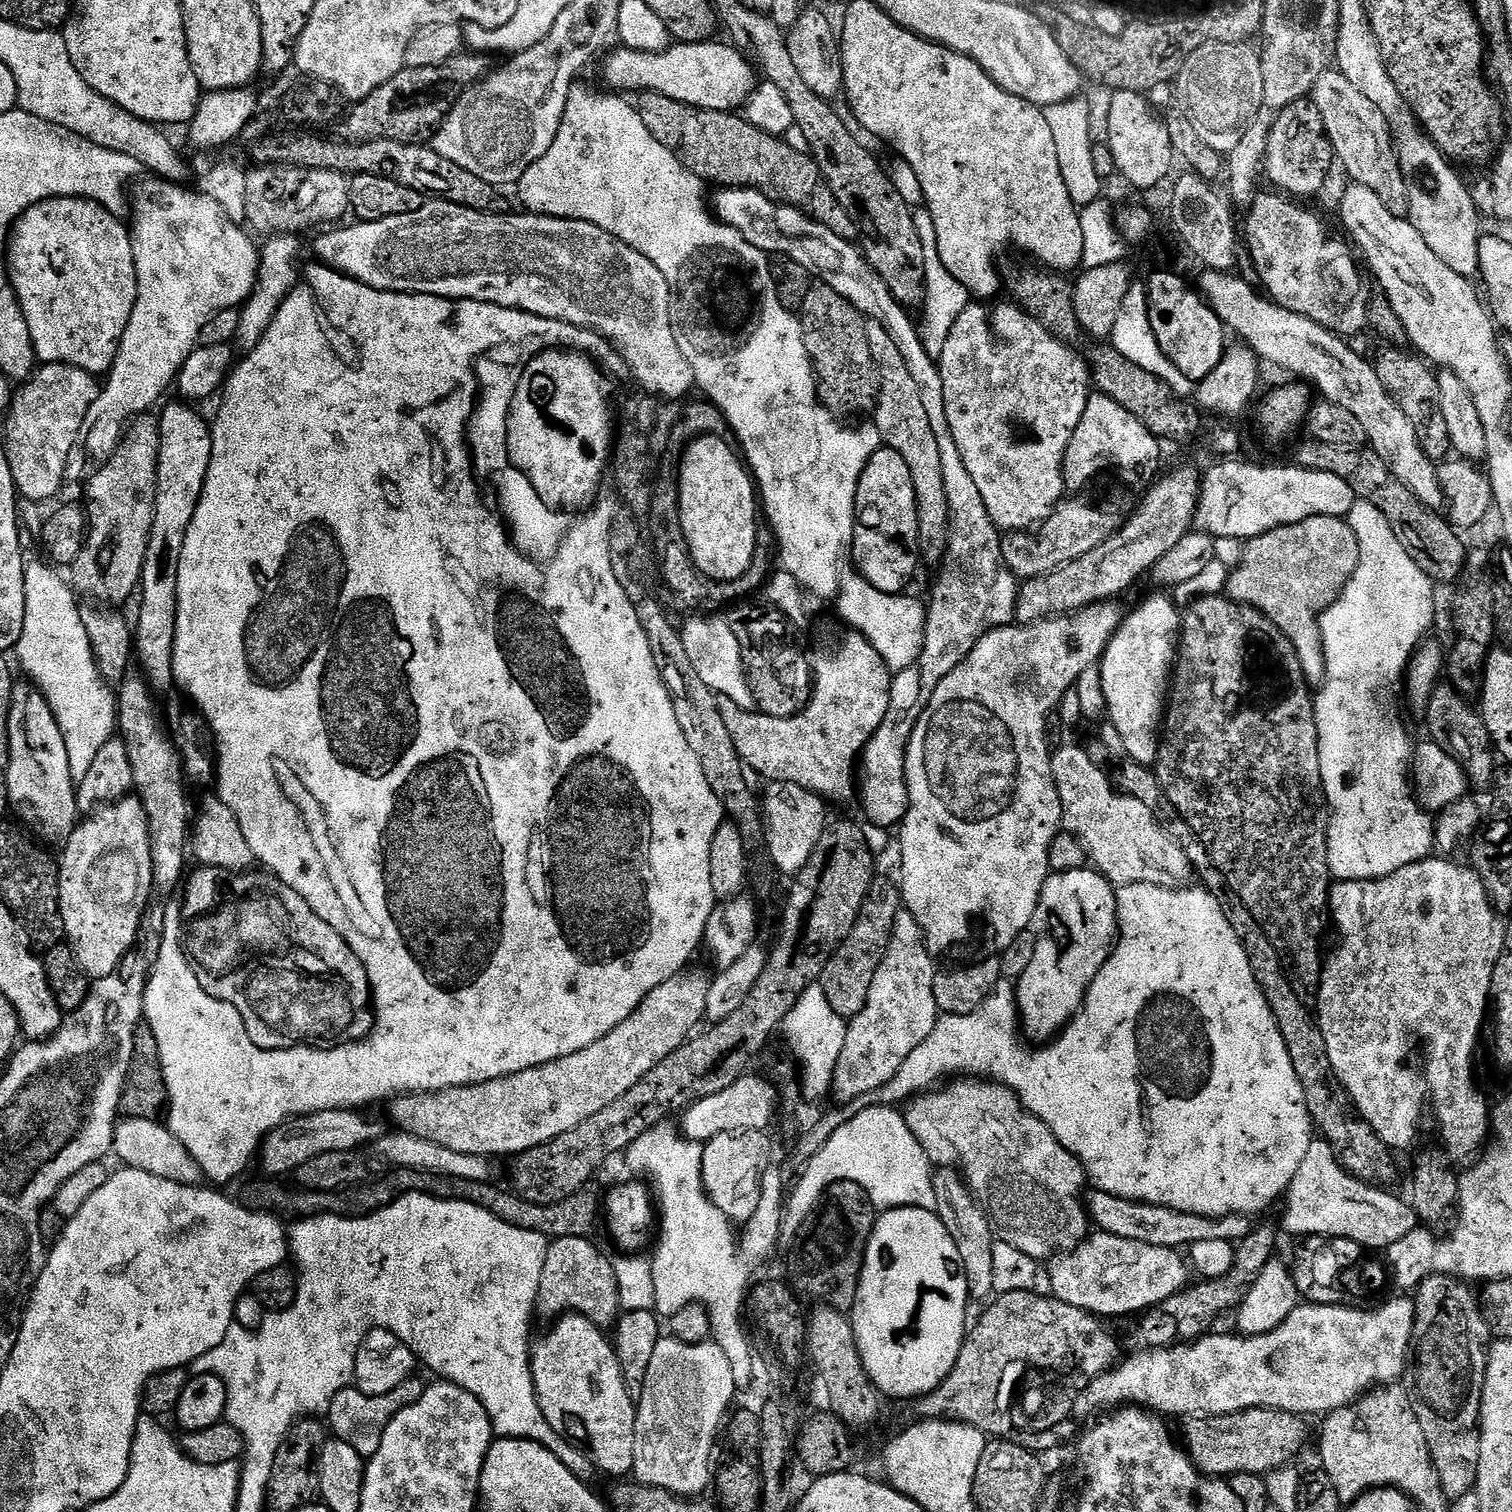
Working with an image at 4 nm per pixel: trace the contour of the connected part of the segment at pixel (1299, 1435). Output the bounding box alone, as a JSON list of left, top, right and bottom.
[1183,1408,1308,1478]

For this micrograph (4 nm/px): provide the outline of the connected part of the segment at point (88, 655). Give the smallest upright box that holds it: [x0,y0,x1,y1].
[14,563,118,782]

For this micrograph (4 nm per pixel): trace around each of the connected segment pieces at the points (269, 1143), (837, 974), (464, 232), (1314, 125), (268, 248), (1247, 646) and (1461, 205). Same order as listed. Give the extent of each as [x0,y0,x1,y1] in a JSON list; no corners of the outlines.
[[258,1107,385,1178],[818,882,894,1018],[316,198,689,400],[1264,99,1334,197],[234,234,301,350],[1154,594,1334,1002],[1350,80,1482,277]]

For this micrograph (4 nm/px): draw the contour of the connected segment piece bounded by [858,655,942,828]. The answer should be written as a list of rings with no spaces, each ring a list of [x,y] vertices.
[[[921,655],[910,667],[898,672],[892,679],[890,706],[883,718],[882,726],[868,740],[861,753],[860,771],[862,782],[858,784],[858,800],[867,820],[878,828],[897,827],[912,801],[906,784],[906,750],[916,726],[916,708],[923,707],[932,696],[933,690],[942,680],[940,674],[928,678],[927,664]]]

